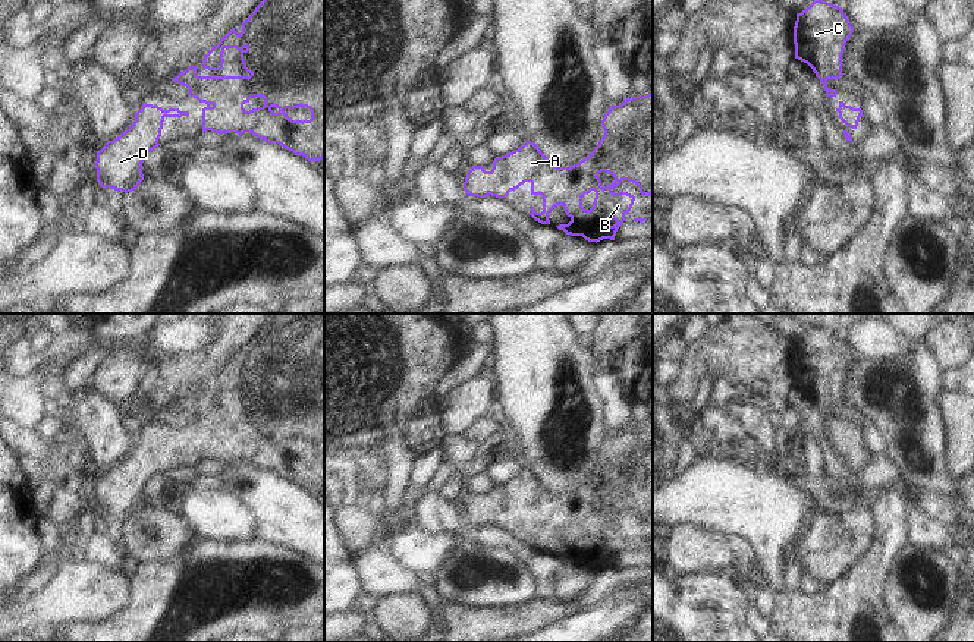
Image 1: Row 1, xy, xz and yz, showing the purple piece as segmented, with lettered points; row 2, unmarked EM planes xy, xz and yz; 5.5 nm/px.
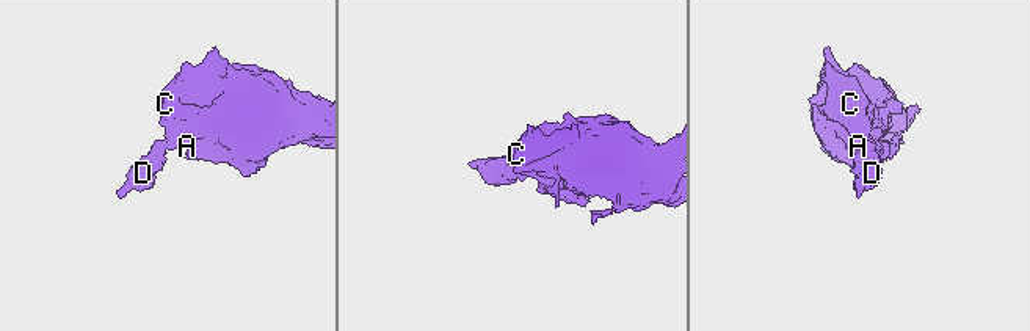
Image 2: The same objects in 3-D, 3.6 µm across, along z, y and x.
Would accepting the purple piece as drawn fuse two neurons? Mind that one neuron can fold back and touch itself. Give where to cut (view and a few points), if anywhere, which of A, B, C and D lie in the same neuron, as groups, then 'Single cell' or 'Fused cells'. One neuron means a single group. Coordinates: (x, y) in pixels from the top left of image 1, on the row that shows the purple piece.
No split. Groups: A B C D. Single cell.

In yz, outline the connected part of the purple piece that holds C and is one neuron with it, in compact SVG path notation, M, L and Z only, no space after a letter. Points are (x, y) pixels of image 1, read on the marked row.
M814 0L797 13L794 26L795 59L807 63L824 86L827 97L838 91L827 86L829 79L839 79L842 54L854 28L842 7Z

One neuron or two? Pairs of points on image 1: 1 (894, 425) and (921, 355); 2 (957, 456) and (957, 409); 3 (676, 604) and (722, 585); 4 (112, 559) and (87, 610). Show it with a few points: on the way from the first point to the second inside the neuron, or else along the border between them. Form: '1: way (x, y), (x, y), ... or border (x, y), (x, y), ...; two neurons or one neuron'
1: way (866, 402), (863, 384), (869, 371), (894, 367); one neuron
2: way (957, 444), (957, 421); one neuron
3: way (688, 604), (701, 604), (710, 597); one neuron
4: border (87, 560), (119, 570); two neurons

